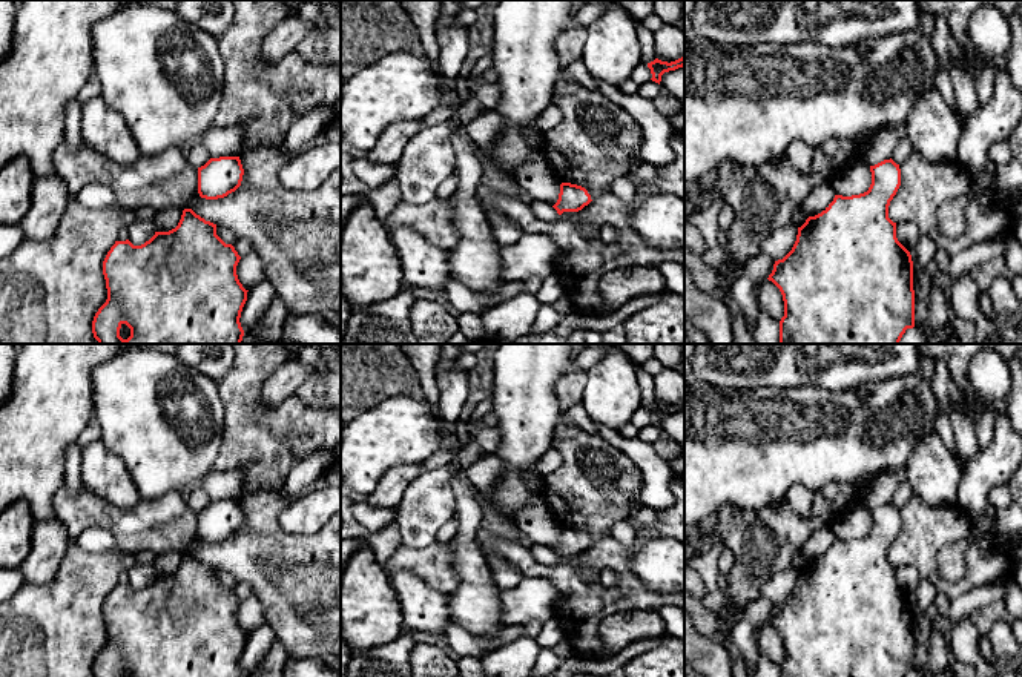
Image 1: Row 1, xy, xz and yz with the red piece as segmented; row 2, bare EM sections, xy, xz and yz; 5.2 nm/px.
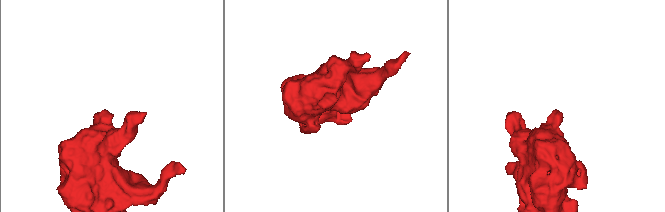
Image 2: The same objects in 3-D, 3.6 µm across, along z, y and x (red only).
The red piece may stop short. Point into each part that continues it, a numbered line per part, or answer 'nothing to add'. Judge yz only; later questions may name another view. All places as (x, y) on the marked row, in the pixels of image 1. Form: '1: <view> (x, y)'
nothing to add

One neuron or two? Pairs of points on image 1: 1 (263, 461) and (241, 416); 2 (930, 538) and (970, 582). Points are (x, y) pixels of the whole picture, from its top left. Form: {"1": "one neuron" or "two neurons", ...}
{"1": "one neuron", "2": "one neuron"}

